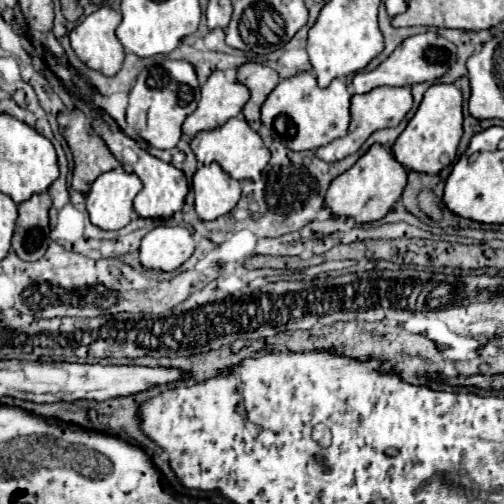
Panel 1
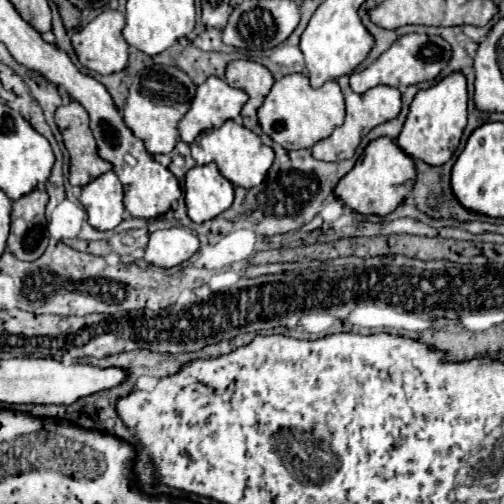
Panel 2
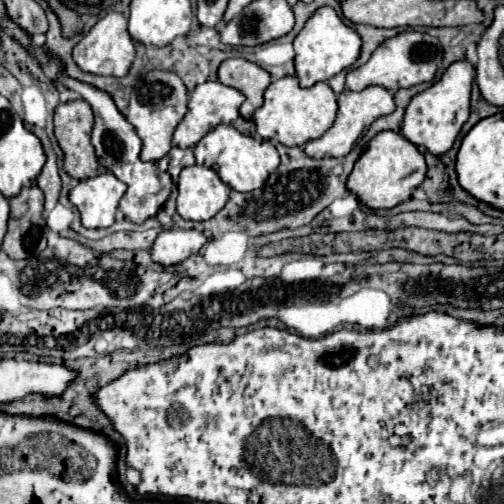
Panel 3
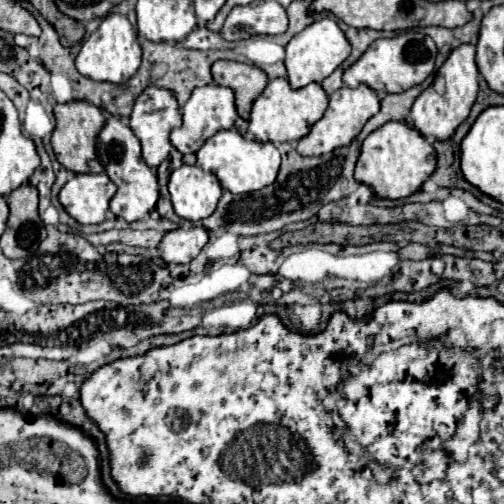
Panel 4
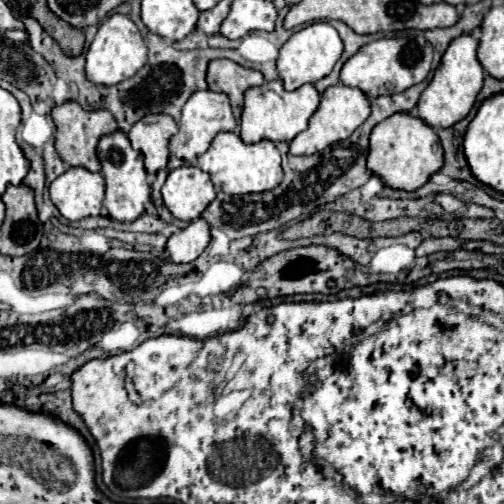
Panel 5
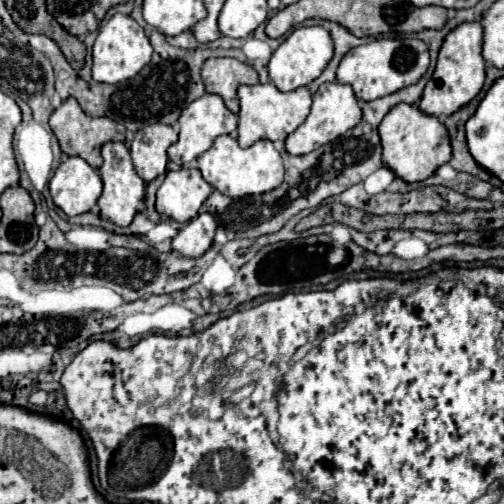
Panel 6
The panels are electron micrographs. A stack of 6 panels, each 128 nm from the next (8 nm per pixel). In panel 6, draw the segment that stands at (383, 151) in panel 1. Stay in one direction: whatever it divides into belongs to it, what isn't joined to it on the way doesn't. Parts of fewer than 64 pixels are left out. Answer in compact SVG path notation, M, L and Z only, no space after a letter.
M396 104L384 120L380 122L380 140L382 140L382 158L388 168L396 172L398 178L406 182L422 182L432 176L442 164L452 158L452 144L448 136L448 128L430 114L424 114L418 106L412 104Z

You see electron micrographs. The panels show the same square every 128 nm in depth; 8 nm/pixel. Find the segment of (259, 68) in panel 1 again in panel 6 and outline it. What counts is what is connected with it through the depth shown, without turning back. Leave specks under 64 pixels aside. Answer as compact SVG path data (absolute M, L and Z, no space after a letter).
M208 58L202 68L206 92L218 94L226 108L238 114L236 90L242 84L258 84L258 72L236 58Z

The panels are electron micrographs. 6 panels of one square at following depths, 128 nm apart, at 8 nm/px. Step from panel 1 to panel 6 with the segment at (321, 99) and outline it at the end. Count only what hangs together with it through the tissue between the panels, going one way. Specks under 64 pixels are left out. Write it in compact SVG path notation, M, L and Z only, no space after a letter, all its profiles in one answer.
M272 82L268 84L254 84L254 86L240 86L240 120L238 120L238 144L242 148L252 146L258 140L284 140L292 134L308 116L312 106L312 94L306 86L296 88L292 92L280 92Z

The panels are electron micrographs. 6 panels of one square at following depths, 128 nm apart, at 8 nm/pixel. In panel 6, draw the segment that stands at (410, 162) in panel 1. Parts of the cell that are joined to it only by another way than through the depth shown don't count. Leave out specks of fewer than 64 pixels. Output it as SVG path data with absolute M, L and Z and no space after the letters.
M480 22L458 24L444 38L434 74L424 88L424 94L420 100L420 110L430 116L438 116L438 118L460 110L482 90L484 74L486 74L484 68L486 68L486 62L482 58L482 24Z

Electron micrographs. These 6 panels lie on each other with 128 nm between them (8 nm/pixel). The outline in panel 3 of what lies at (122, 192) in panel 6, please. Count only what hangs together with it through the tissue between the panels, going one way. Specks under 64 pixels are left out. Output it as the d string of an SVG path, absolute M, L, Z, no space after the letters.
M58 72L58 80L66 88L78 92L94 110L96 124L94 124L94 130L92 130L92 144L96 148L96 156L98 156L100 164L106 166L108 172L112 172L118 180L122 180L128 186L126 194L122 196L122 200L118 204L118 210L124 214L126 220L130 220L134 224L142 224L144 220L156 216L158 210L164 206L164 202L170 196L170 184L172 184L170 174L160 172L154 162L142 162L140 160L142 142L140 142L136 130L132 128L132 124L118 112L116 104L112 102L112 98L106 92L102 92L102 90L90 86L90 84L78 82L74 78L66 78L62 72Z

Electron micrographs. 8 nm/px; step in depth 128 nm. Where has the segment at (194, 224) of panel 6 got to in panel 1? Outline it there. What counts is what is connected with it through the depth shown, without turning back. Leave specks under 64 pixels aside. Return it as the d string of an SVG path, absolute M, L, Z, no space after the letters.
M159 225L150 230L140 244L140 262L144 268L176 270L194 252L194 238L184 226Z

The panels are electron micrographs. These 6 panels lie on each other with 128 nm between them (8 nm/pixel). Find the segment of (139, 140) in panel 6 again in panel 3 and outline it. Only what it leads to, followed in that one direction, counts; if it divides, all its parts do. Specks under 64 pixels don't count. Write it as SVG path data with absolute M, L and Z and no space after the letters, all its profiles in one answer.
M152 70L144 74L144 78L134 86L128 112L126 112L126 120L134 126L136 134L142 140L140 158L144 162L158 162L170 152L174 128L184 118L186 110L188 110L188 92L186 92L184 82L174 72Z

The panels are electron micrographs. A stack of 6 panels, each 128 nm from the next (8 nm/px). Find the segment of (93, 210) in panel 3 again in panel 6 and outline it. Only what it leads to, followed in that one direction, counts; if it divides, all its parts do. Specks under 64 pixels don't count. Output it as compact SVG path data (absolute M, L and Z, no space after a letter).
M68 156L56 168L48 188L58 208L68 216L78 216L94 210L102 194L102 180L84 158Z

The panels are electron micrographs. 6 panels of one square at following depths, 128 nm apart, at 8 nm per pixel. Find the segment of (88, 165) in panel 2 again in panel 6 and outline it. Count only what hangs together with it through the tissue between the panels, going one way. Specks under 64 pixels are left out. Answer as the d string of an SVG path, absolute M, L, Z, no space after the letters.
M74 98L64 100L62 106L58 110L54 110L54 114L50 116L50 126L60 142L62 152L68 156L82 156L92 168L98 168L102 164L100 148L106 142L124 142L126 140L126 128L122 124L118 124L110 118L92 118L92 116L84 114Z

